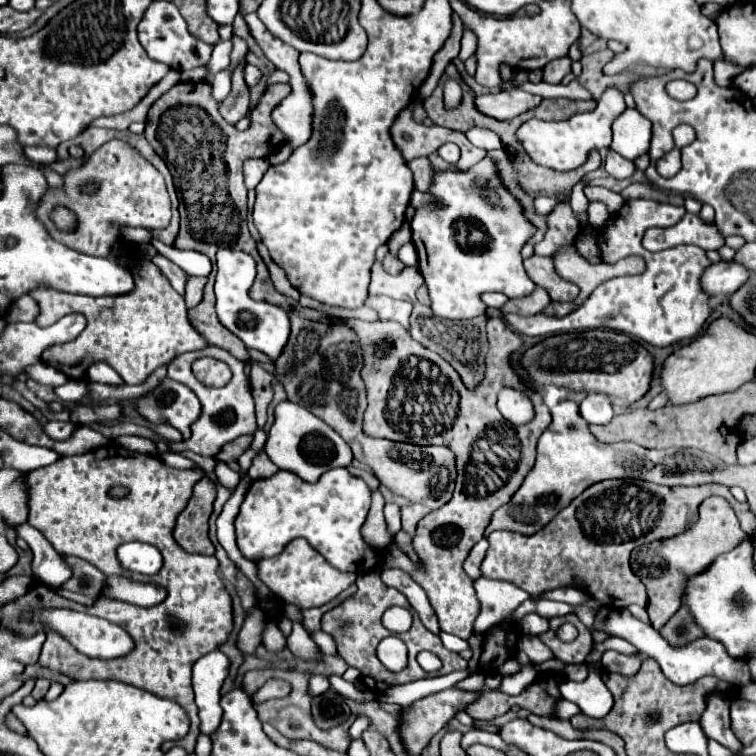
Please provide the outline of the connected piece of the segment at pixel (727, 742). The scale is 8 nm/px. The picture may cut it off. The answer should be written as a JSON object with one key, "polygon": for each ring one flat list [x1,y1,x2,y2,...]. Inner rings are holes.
{"polygon":[[719,692,709,694,705,712,703,712,699,722,701,722,703,732,709,738,723,744,725,748,729,748,733,752,739,752,743,748,743,744,731,732,731,726,729,726,729,700,723,694,719,694]]}

